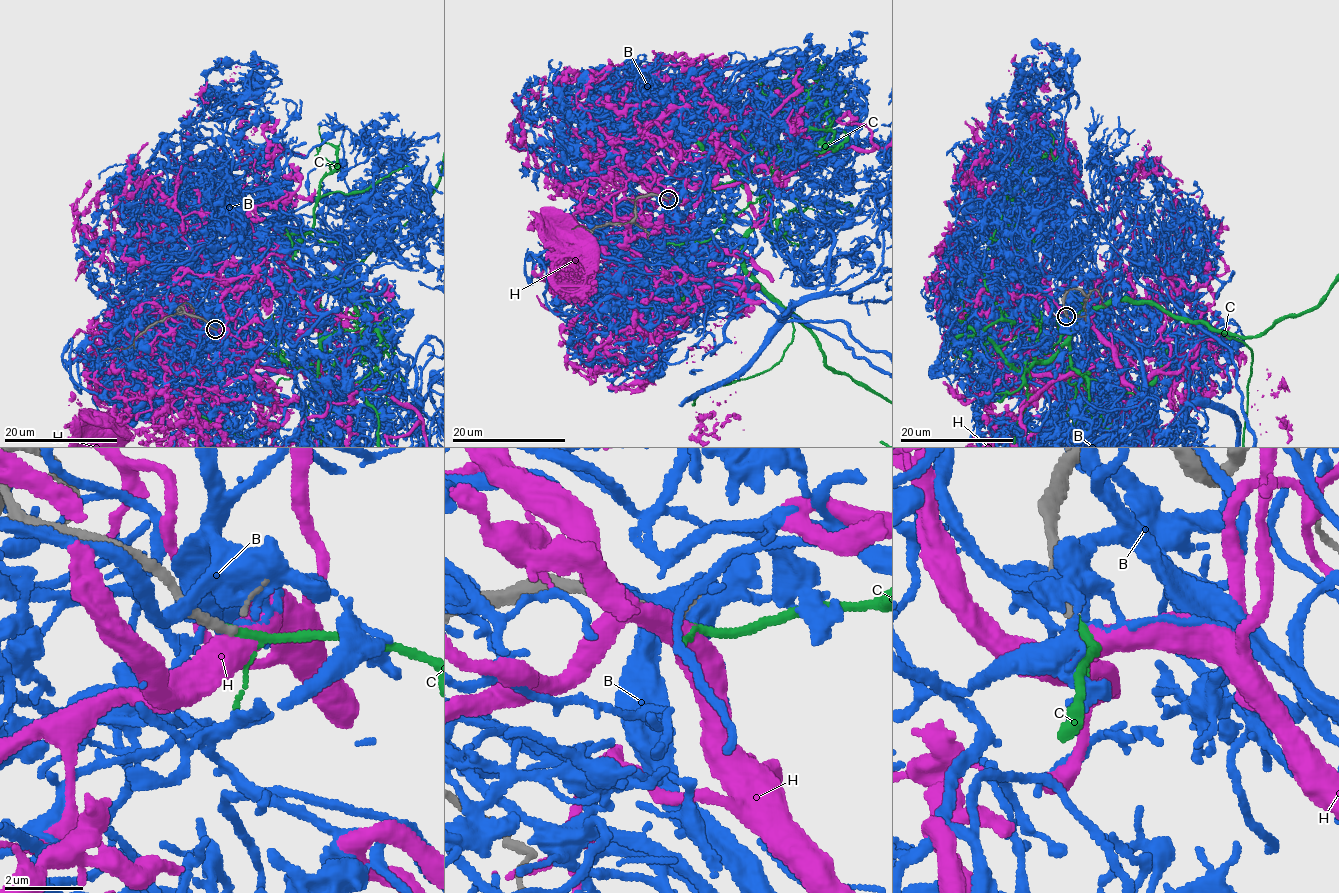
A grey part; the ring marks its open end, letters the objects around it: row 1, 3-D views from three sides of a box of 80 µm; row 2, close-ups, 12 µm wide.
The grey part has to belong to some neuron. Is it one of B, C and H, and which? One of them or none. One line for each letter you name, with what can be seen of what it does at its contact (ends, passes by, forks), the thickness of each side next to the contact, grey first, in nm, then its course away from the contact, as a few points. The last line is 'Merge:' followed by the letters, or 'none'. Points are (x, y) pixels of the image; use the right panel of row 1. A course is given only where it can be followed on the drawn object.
C: it passes by | 190/140 nm
Merge: C

